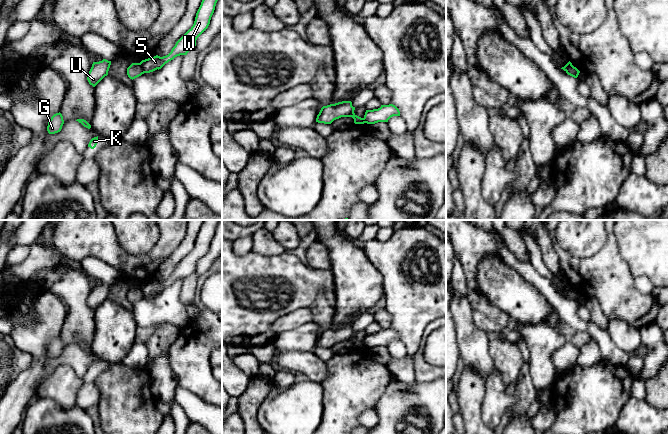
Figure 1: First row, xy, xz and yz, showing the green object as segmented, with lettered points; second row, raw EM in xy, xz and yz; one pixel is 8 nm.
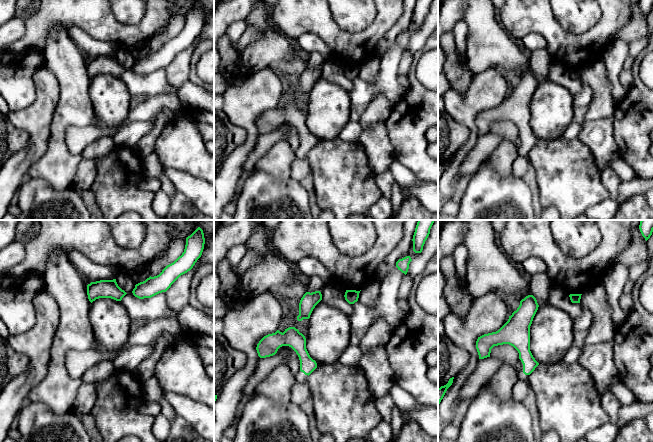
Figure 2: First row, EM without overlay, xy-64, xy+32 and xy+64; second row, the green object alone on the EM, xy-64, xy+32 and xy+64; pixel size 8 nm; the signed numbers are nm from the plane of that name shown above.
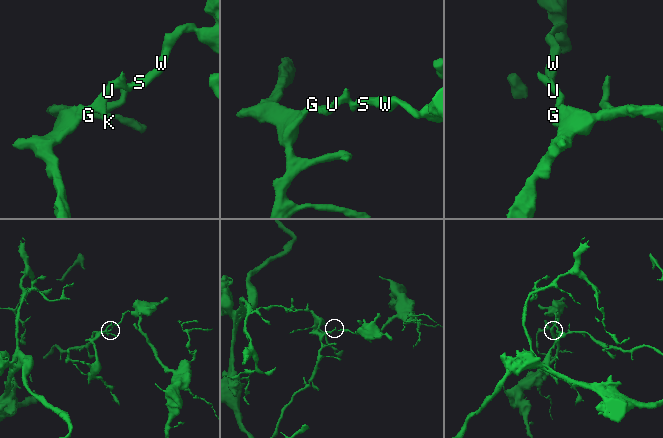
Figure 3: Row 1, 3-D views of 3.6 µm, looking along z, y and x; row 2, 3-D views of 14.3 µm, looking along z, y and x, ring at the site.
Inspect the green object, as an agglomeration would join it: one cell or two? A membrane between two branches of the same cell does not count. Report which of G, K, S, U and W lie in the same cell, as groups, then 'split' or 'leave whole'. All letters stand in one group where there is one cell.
G K U / S W; split

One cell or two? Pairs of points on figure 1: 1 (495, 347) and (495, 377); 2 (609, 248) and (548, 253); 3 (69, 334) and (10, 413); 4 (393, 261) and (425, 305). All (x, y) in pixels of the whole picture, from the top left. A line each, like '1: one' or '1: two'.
1: two
2: two
3: two
4: one

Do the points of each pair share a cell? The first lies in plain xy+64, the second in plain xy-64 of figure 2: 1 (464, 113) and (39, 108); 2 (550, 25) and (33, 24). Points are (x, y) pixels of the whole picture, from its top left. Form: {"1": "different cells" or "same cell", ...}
{"1": "same cell", "2": "same cell"}

